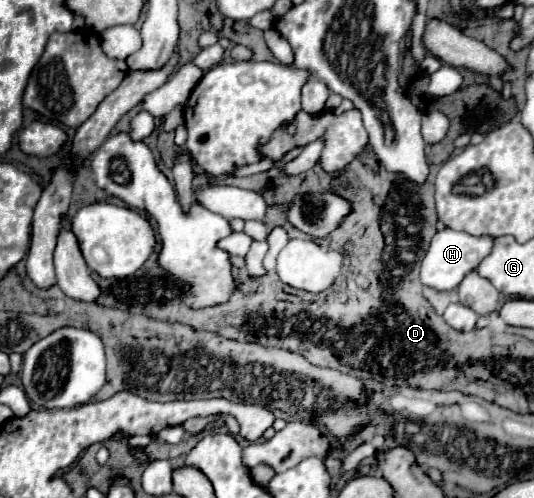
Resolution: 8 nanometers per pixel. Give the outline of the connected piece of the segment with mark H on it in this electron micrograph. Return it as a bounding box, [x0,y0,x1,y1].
[420,228,494,290]

